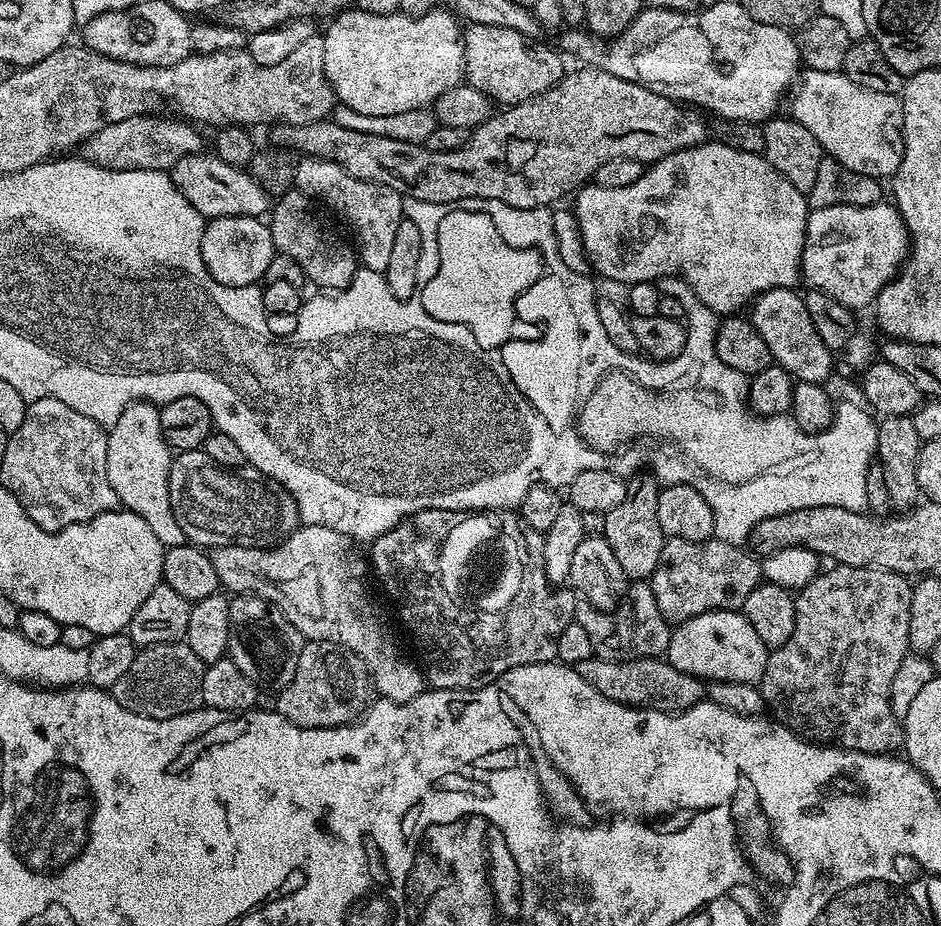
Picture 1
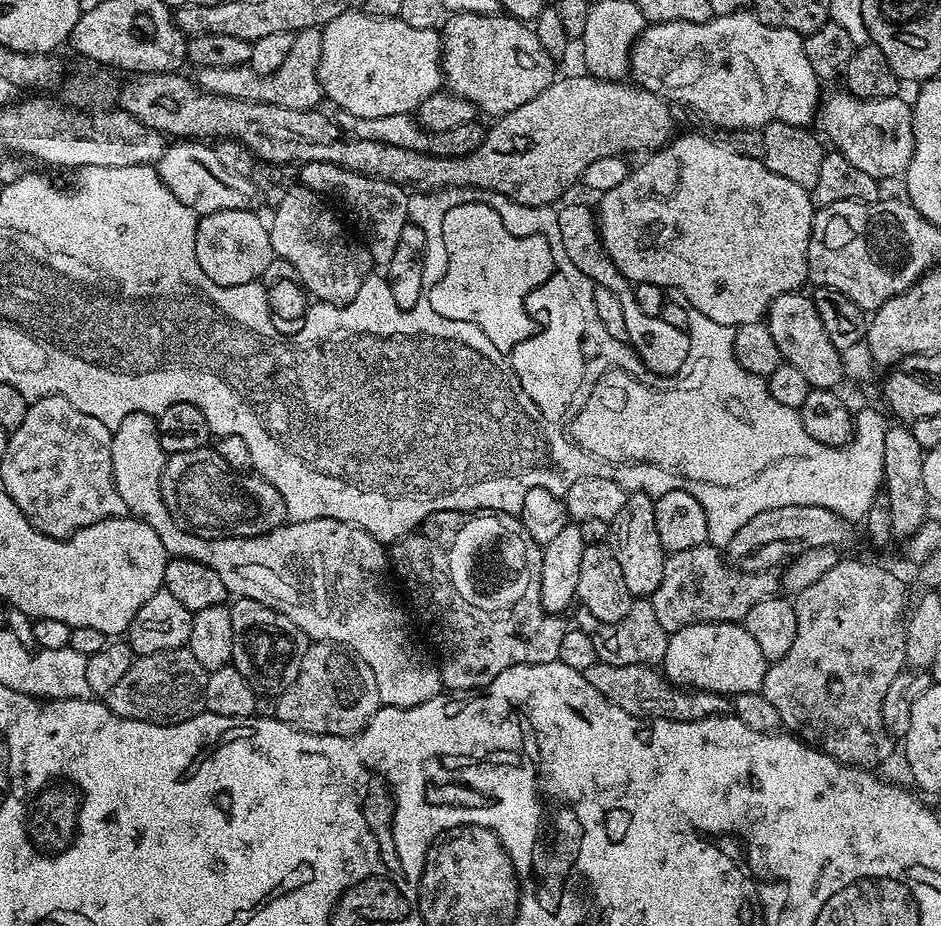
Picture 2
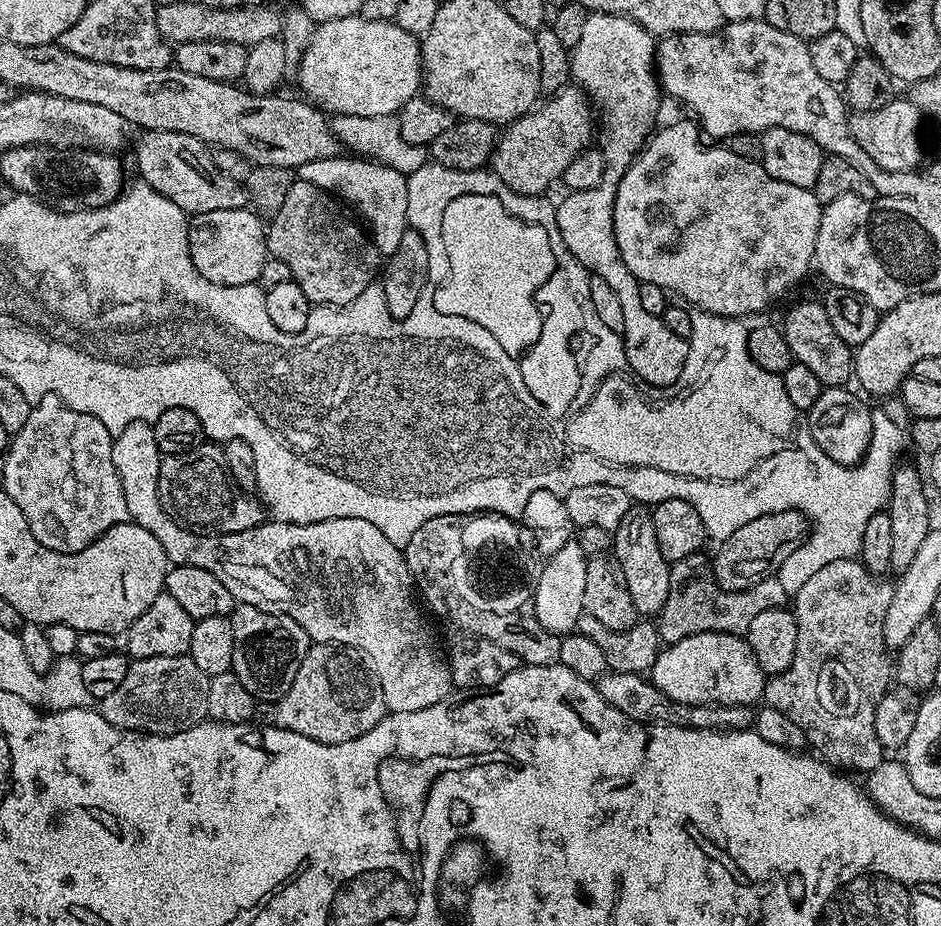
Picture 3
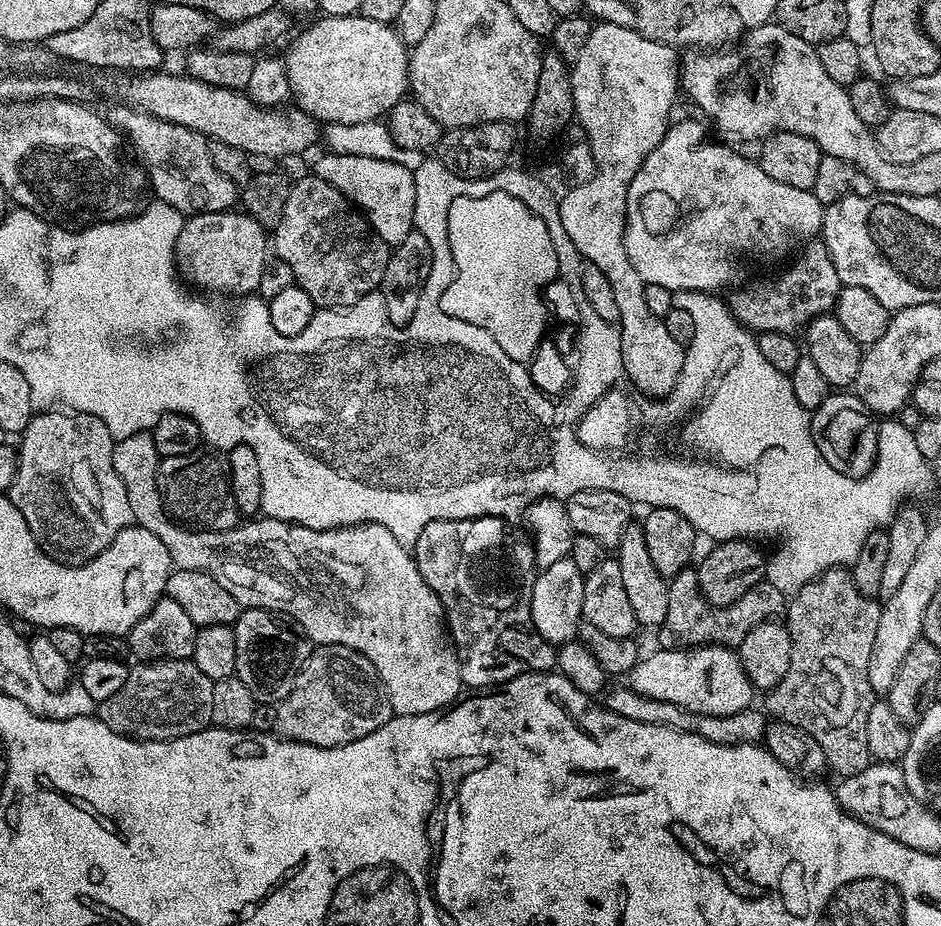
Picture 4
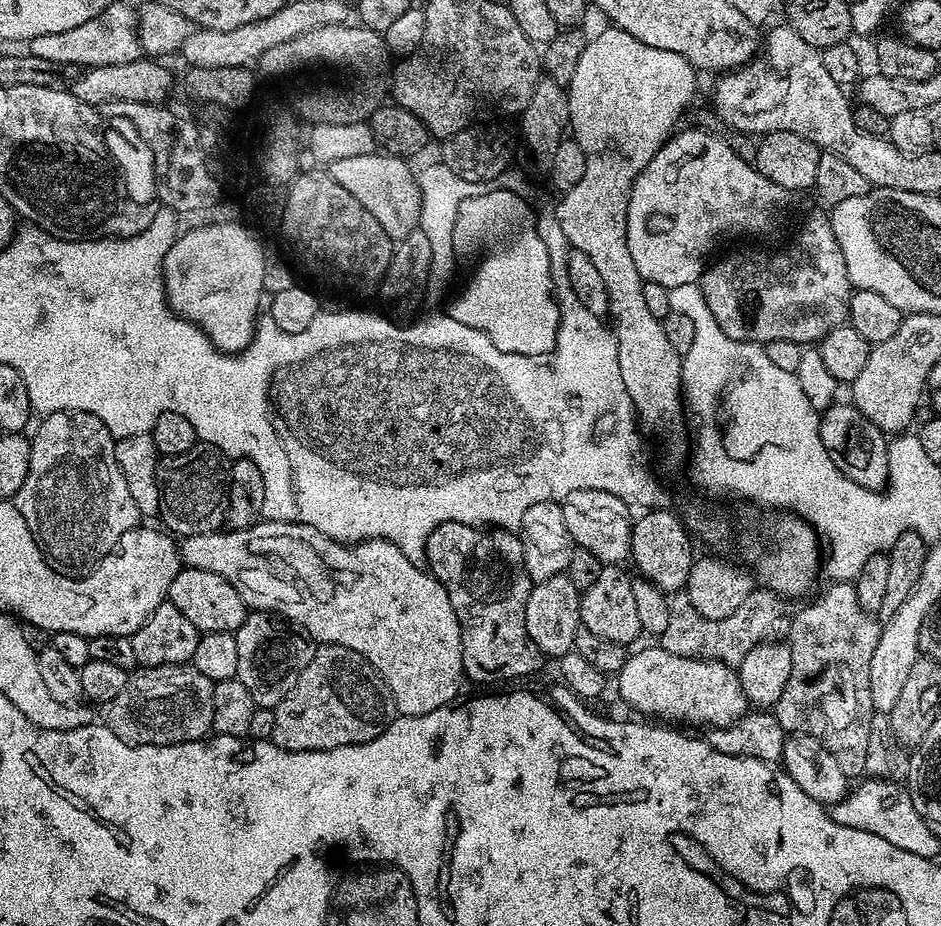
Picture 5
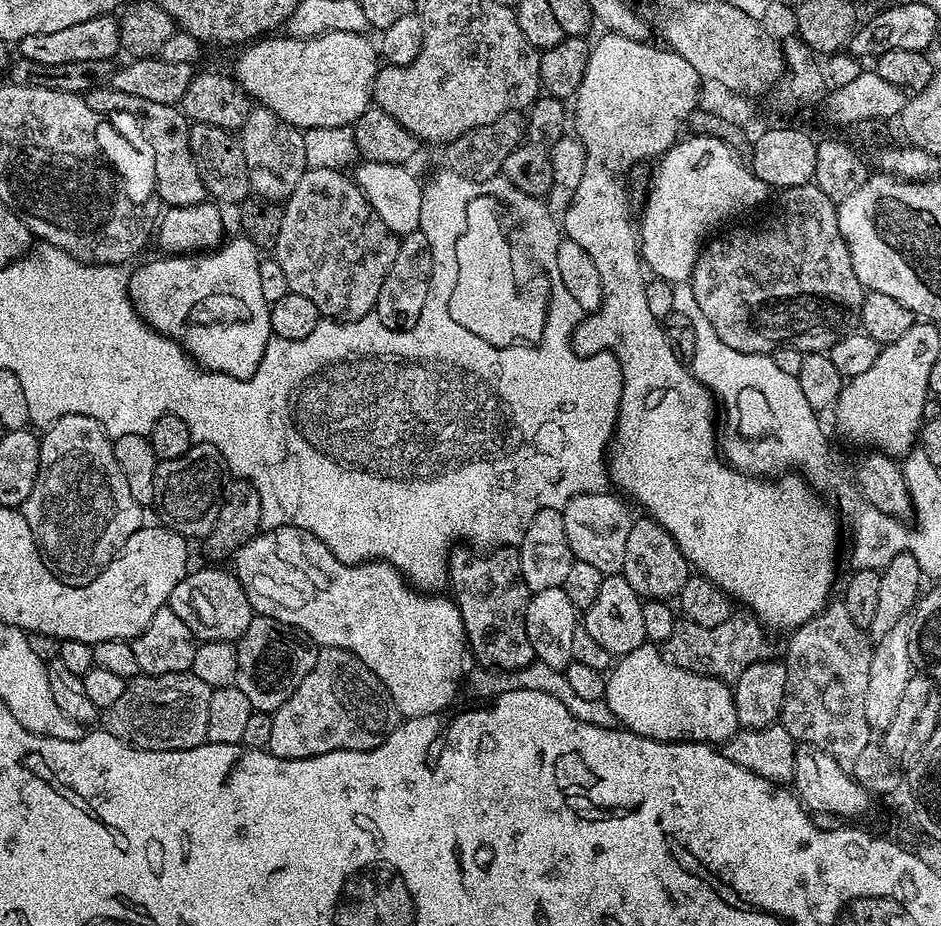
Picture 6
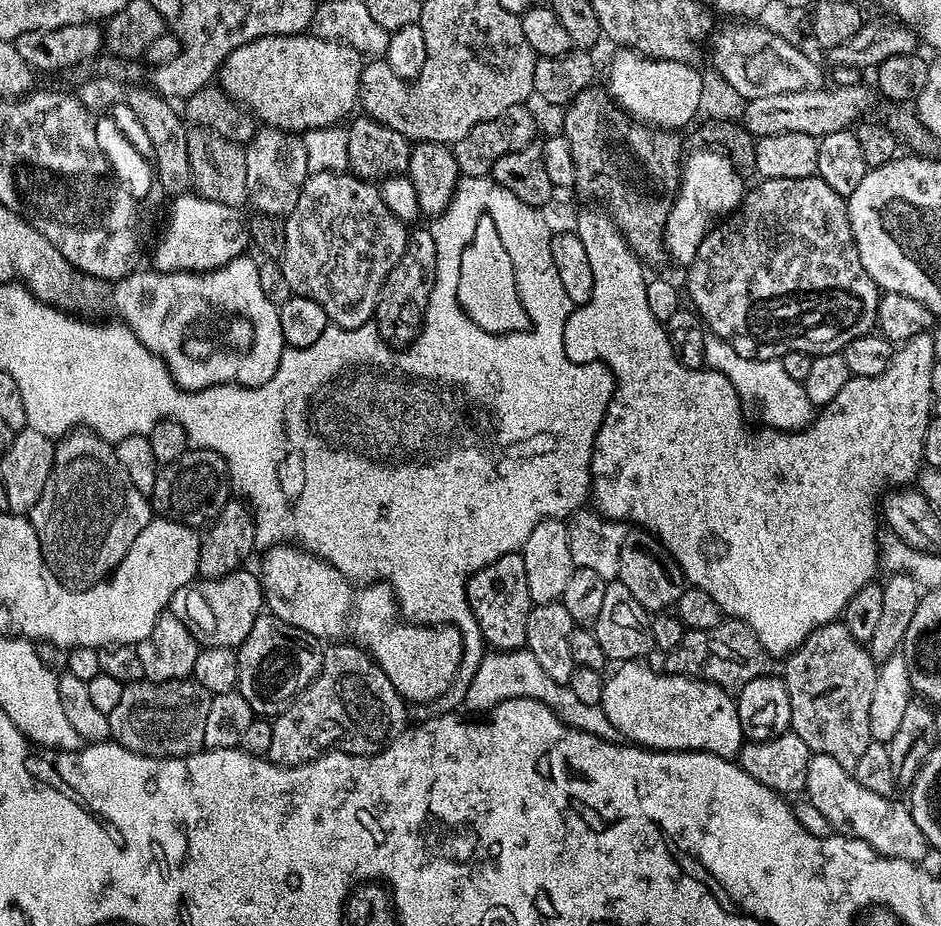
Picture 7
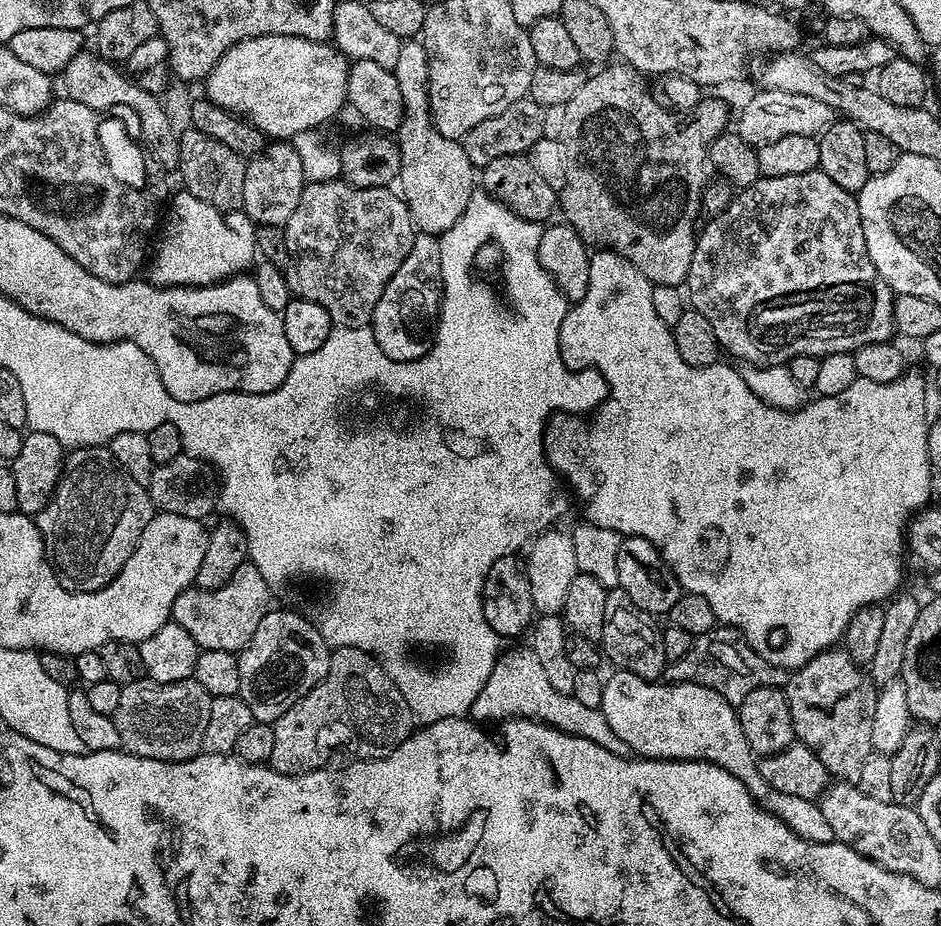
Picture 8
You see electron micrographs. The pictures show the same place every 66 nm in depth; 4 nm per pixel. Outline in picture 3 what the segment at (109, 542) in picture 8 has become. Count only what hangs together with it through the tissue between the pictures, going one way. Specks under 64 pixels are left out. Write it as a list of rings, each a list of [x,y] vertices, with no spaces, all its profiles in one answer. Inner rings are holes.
[[[43,396],[33,403],[30,418],[26,418],[22,430],[14,433],[6,449],[2,491],[14,498],[14,506],[22,510],[30,534],[34,534],[42,546],[55,552],[80,552],[106,534],[106,530],[129,523],[126,494],[122,494],[122,482],[114,470],[113,439],[113,433],[108,432],[98,418],[67,408],[55,396]]]

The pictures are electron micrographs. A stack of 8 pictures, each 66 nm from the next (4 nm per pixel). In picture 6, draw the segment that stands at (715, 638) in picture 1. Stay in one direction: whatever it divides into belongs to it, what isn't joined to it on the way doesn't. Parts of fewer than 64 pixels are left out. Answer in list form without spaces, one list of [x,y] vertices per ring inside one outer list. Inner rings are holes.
[[[645,642],[638,650],[619,657],[614,670],[607,673],[608,685],[604,691],[604,701],[616,715],[617,721],[627,731],[637,732],[639,736],[655,740],[675,740],[677,742],[703,742],[713,746],[723,745],[738,731],[736,707],[732,697],[732,688],[725,681],[716,680],[713,676],[700,676],[696,672],[687,672],[674,666],[659,647]]]

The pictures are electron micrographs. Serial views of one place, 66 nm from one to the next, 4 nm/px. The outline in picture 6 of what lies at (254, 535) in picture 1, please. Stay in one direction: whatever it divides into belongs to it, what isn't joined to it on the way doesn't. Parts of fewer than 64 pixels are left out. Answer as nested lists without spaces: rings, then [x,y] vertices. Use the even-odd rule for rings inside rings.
[[[193,443],[182,458],[170,458],[161,460],[157,463],[154,470],[154,498],[151,507],[156,508],[156,516],[161,525],[169,528],[171,532],[177,532],[178,535],[185,538],[203,538],[214,530],[214,522],[218,522],[218,510],[222,510],[224,505],[224,486],[226,483],[226,465],[222,454],[214,446],[209,444]]]

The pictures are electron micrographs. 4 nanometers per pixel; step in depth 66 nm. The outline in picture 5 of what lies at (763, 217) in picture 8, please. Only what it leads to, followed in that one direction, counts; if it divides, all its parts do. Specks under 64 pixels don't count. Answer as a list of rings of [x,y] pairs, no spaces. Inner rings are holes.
[[[816,212],[804,220],[796,237],[773,256],[764,252],[736,252],[717,264],[709,263],[698,281],[714,322],[735,340],[765,345],[789,340],[812,346],[830,330],[845,323],[853,294],[846,274],[846,258],[834,238],[832,221]]]

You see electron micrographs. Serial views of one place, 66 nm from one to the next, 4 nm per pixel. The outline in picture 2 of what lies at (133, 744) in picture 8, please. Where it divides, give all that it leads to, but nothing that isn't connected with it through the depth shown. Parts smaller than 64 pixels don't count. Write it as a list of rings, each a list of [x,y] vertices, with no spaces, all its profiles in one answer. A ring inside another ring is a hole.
[[[185,646],[135,657],[130,670],[108,692],[106,703],[113,716],[151,724],[177,724],[205,711],[207,699],[208,672],[198,666],[194,654]]]

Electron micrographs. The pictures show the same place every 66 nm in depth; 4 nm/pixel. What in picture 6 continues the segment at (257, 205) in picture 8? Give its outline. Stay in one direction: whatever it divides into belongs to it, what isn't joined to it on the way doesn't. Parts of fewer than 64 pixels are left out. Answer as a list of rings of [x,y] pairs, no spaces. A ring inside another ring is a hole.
[[[256,104],[238,135],[243,142],[247,169],[250,170],[252,192],[263,200],[287,201],[308,169],[303,131],[278,118],[268,107]]]

